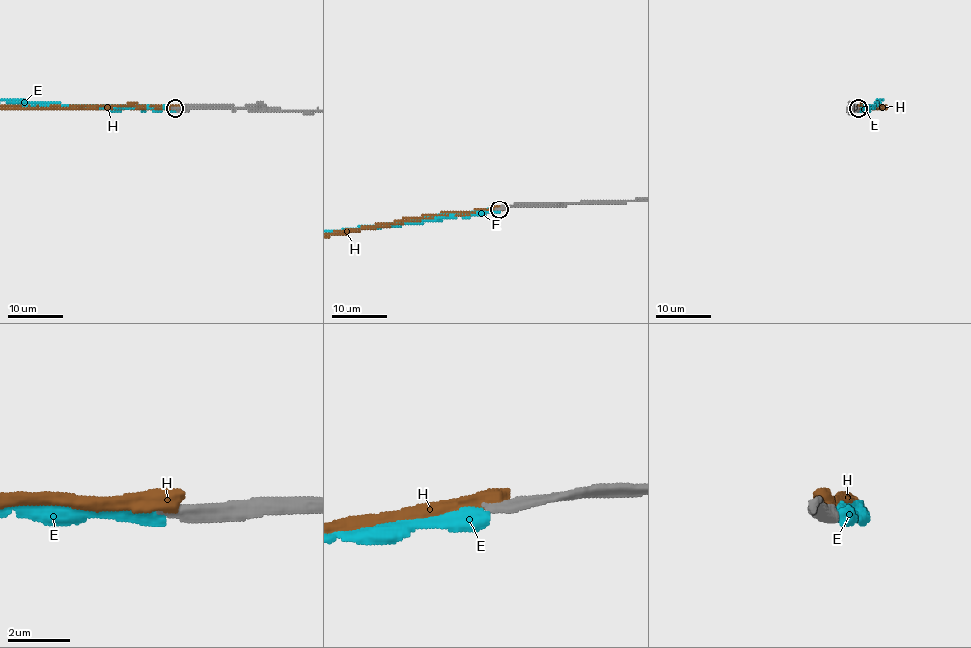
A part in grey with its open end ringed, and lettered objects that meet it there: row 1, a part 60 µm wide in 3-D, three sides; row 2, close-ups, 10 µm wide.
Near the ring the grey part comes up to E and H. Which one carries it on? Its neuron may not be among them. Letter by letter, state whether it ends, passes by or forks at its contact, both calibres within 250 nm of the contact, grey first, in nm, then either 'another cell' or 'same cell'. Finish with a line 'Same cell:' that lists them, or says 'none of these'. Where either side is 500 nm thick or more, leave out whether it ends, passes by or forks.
E: it ends there; 320 nm thick on the grey side, 480 nm on the other; same cell
H: 360 nm thick on the grey side, 600 nm on the other; another cell
Same cell: E

